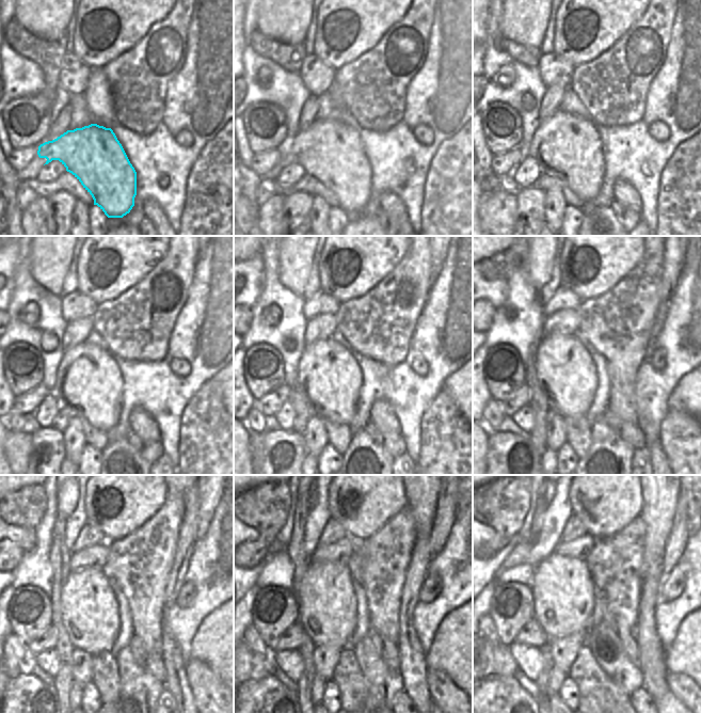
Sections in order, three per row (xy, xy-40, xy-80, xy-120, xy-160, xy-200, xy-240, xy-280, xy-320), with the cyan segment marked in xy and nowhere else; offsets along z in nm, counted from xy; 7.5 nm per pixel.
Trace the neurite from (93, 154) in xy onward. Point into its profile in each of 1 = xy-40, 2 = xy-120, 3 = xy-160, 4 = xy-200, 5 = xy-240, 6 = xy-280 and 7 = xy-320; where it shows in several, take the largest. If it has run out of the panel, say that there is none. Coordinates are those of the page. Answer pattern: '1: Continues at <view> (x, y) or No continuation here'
1: Continues at xy-40 (331, 151)
2: Continues at xy-120 (89, 383)
3: Continues at xy-160 (330, 379)
4: Continues at xy-200 (567, 374)
5: Continues at xy-240 (90, 613)
6: Continues at xy-280 (327, 602)
7: Continues at xy-320 (563, 592).

